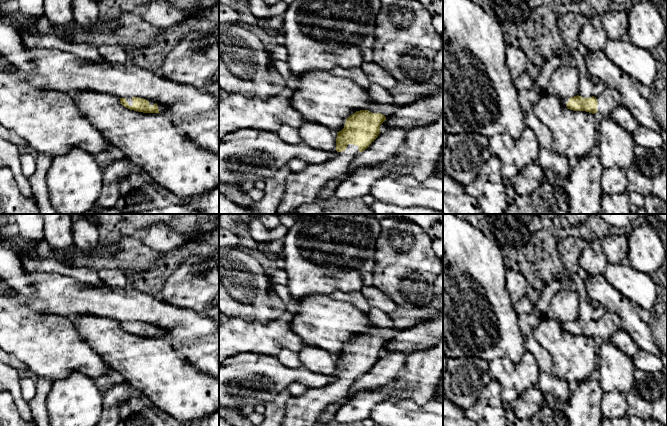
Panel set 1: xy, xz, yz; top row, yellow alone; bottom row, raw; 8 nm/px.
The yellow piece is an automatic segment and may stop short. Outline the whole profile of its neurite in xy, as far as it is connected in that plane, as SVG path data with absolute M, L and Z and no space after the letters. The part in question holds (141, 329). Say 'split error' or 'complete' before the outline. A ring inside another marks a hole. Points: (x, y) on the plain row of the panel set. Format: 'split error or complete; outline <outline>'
split error; outline M139 321L120 322L121 328L134 335L143 337L168 337L169 333L163 328L155 327L151 324L142 323Z

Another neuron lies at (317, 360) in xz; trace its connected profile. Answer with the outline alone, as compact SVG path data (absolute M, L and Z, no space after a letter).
M306 345L298 353L301 366L314 373L332 376L336 374L337 356L314 346Z

